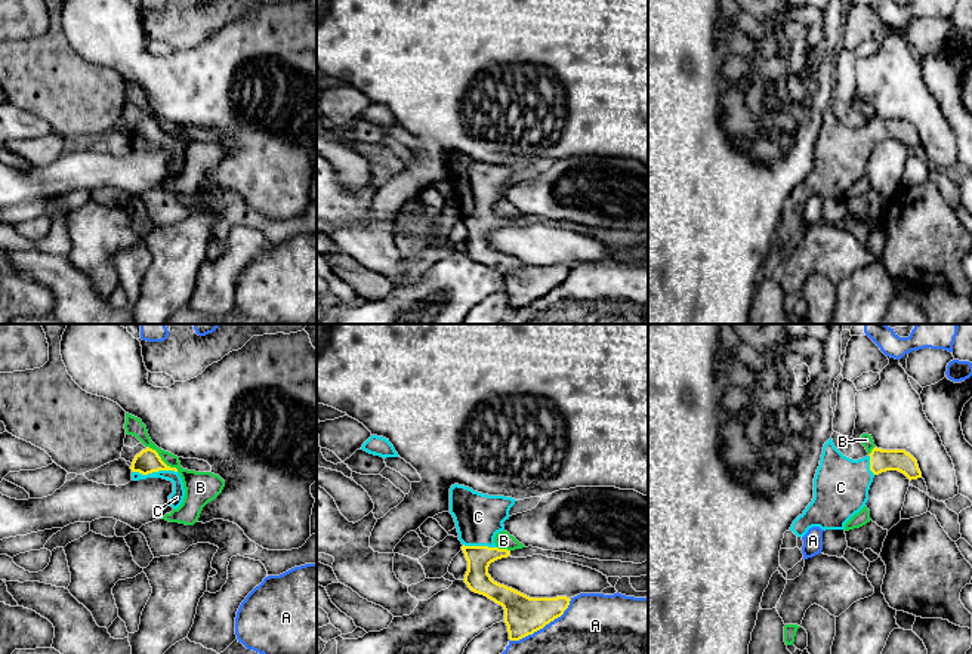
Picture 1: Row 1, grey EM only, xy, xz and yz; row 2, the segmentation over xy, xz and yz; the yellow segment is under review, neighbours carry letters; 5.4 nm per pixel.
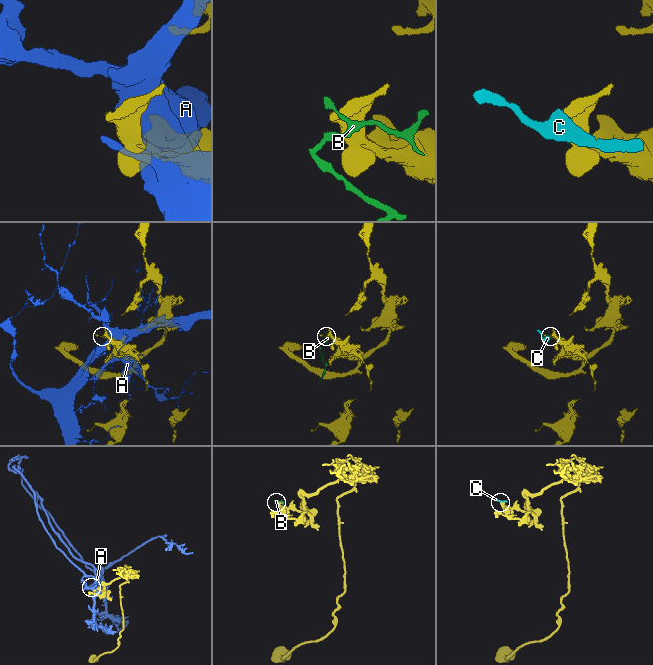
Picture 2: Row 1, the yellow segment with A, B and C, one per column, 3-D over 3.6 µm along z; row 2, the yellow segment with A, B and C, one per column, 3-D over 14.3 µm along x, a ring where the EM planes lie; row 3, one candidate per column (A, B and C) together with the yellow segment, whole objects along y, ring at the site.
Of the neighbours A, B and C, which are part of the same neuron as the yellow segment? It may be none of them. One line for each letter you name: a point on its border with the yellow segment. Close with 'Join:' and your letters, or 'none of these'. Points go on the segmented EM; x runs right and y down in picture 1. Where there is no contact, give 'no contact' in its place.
C: contact xy (154, 471)
Join: C

